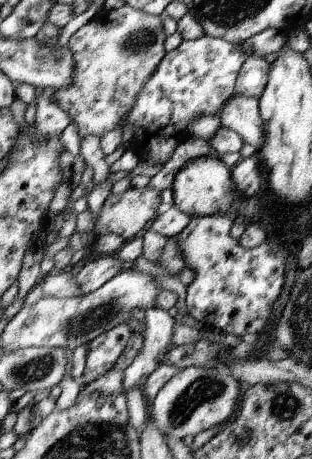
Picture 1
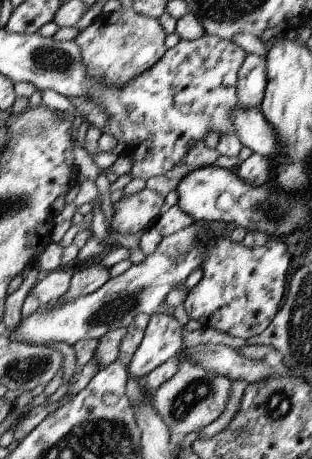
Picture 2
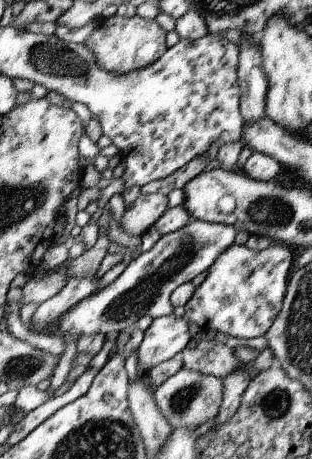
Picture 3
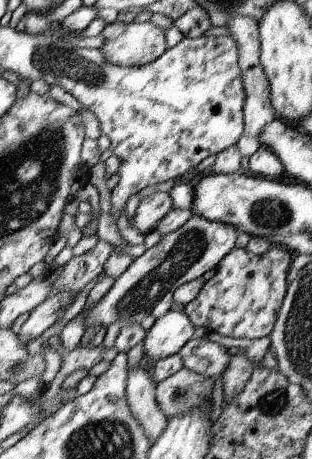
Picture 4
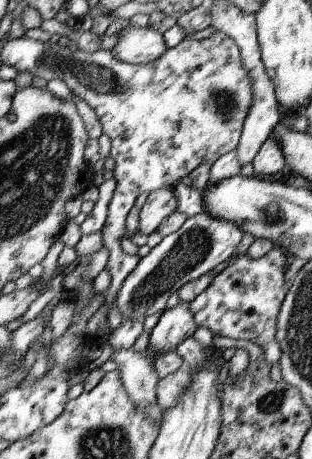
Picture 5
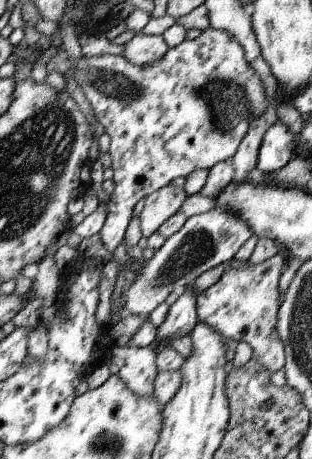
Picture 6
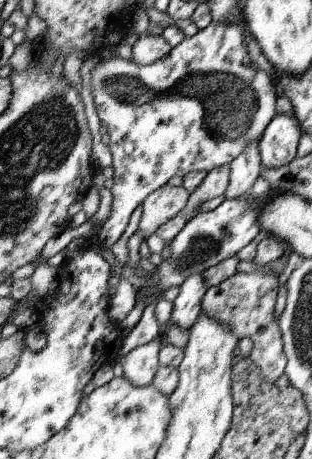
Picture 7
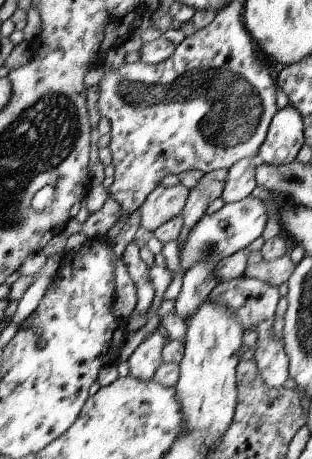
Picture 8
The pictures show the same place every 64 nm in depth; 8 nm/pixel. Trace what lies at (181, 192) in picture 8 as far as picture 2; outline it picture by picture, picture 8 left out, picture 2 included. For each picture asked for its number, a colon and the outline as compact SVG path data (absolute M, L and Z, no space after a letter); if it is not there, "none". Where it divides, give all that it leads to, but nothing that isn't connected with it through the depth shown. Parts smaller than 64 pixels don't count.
2: M141 190L129 198L121 198L113 210L113 230L117 230L121 236L145 232L151 226L155 226L155 220L161 216L161 208L165 204L165 198L151 190Z
3: M163 194L139 196L139 200L125 212L123 218L125 234L133 238L141 238L145 232L149 232L149 228L153 228L153 224L161 218L161 214L169 210L167 206L169 200Z
4: M157 190L157 192L151 192L149 196L145 196L141 202L139 202L139 208L135 212L135 216L131 218L131 228L139 230L143 236L147 236L151 230L157 230L157 224L159 220L169 212L173 210L173 200L167 192L163 190Z
5: M159 188L151 192L139 210L139 230L141 236L149 236L157 232L157 226L177 210L179 198L175 196L175 188Z
6: M171 184L159 188L157 192L149 194L143 202L143 210L139 214L139 230L143 238L149 238L157 232L157 228L169 220L175 212L181 210L185 204L187 194L183 188L173 188Z
7: M161 186L153 190L141 204L141 220L139 220L139 234L147 238L155 234L155 230L175 218L187 202L189 194L183 186Z

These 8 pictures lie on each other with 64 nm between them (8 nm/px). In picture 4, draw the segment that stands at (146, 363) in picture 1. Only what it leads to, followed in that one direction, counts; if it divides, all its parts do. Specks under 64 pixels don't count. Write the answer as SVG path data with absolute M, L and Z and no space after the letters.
M185 308L181 310L167 310L163 316L155 320L155 324L147 330L147 336L143 340L143 356L147 364L151 366L159 358L177 354L187 340L195 334L195 328L185 314Z

